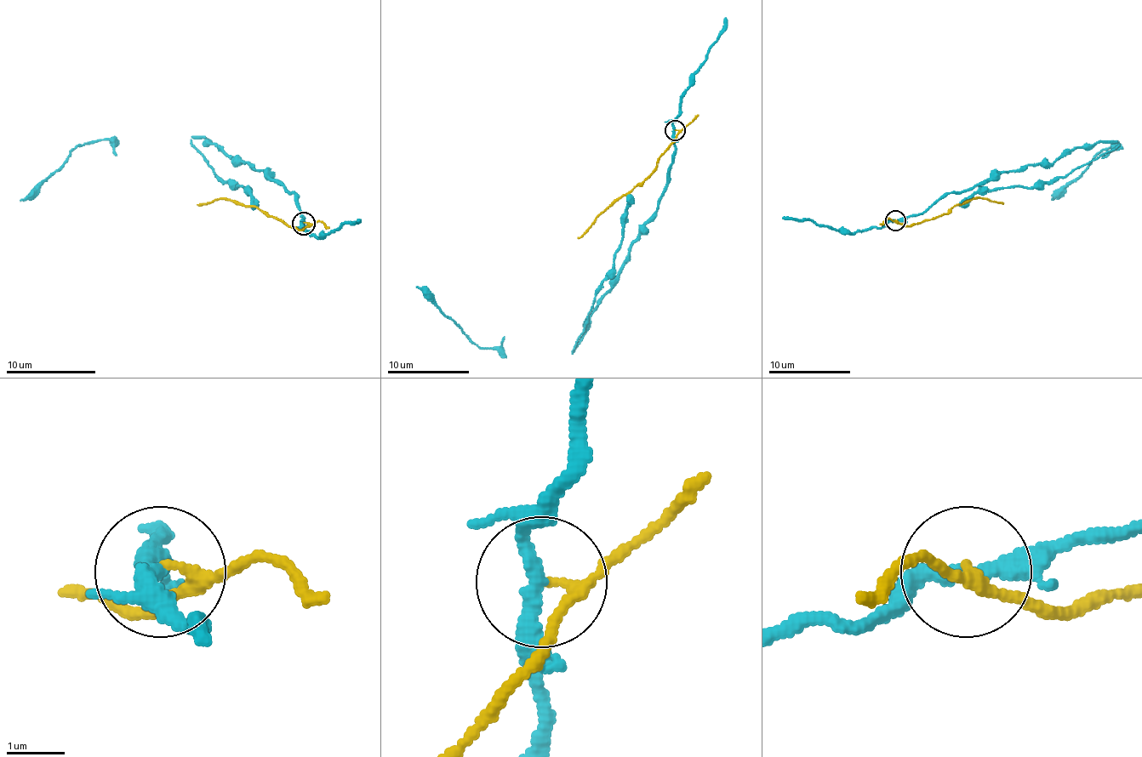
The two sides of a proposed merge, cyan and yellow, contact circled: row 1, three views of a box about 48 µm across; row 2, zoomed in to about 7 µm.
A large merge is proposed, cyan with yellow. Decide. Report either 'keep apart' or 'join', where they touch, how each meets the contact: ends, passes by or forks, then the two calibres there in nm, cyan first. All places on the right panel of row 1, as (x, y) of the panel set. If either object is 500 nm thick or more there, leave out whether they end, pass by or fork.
keep apart | (895, 220) | cyan passes by | yellow passes by | 280/170 nm

